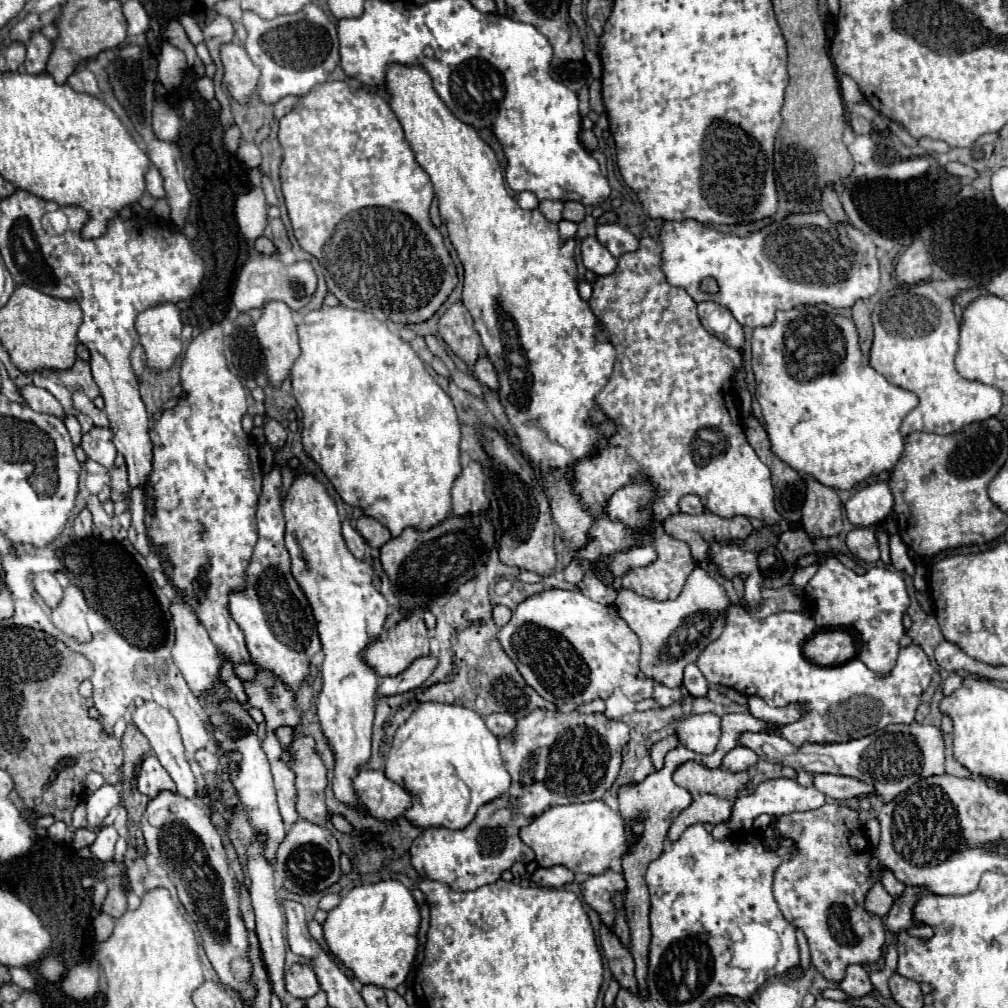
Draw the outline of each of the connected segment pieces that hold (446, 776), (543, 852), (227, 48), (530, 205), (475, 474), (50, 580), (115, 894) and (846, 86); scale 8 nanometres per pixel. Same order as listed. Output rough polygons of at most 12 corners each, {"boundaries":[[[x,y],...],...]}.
{"boundaries":[[[420,704],[384,772],[406,818],[462,830],[510,774],[466,706]],[[602,800],[552,806],[520,830],[538,866],[586,876],[626,852]],[[236,42],[222,44],[222,84],[246,102],[260,68]],[[532,192],[516,196],[524,210],[538,208],[538,198]],[[480,462],[462,468],[452,488],[458,516],[486,506],[486,478]],[[50,572],[34,574],[34,588],[50,608],[62,586]],[[124,888],[108,890],[102,912],[120,918],[126,912]],[[840,76],[840,92],[846,104],[862,100],[858,84]]]}

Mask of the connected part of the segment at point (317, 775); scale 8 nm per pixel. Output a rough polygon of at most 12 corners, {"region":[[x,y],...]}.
{"region":[[308,734],[280,756],[296,774],[296,812],[326,826],[326,766]]}

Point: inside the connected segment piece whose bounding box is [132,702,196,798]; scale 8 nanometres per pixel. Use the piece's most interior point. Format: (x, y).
(156, 723)

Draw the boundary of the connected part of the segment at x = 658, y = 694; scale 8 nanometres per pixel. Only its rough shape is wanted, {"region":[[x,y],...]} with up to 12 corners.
{"region":[[656,684],[652,698],[668,708],[680,698],[680,688]]}

